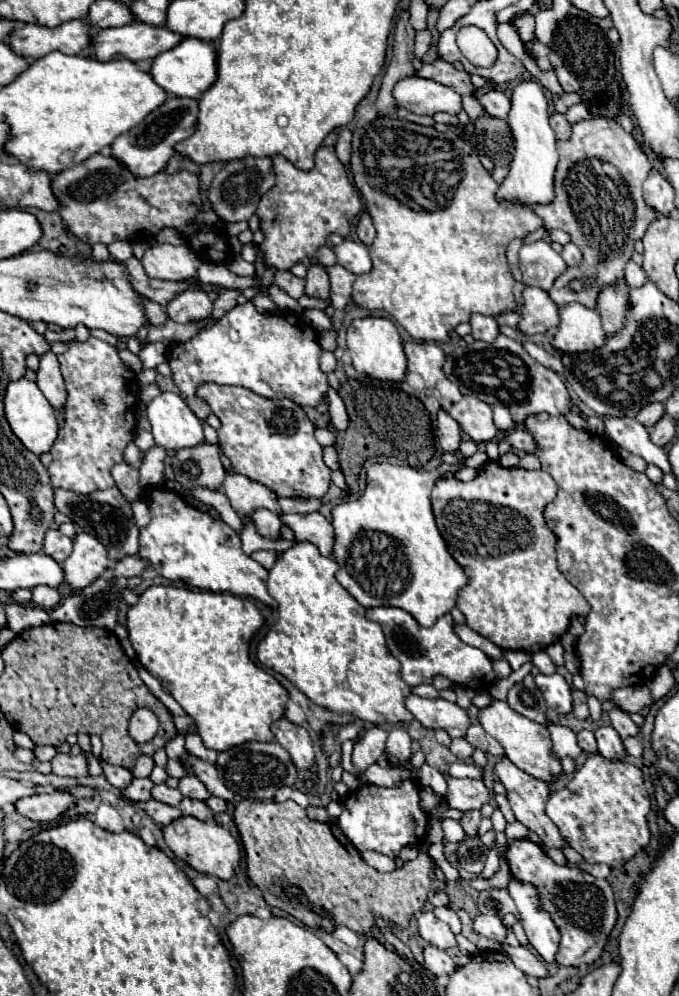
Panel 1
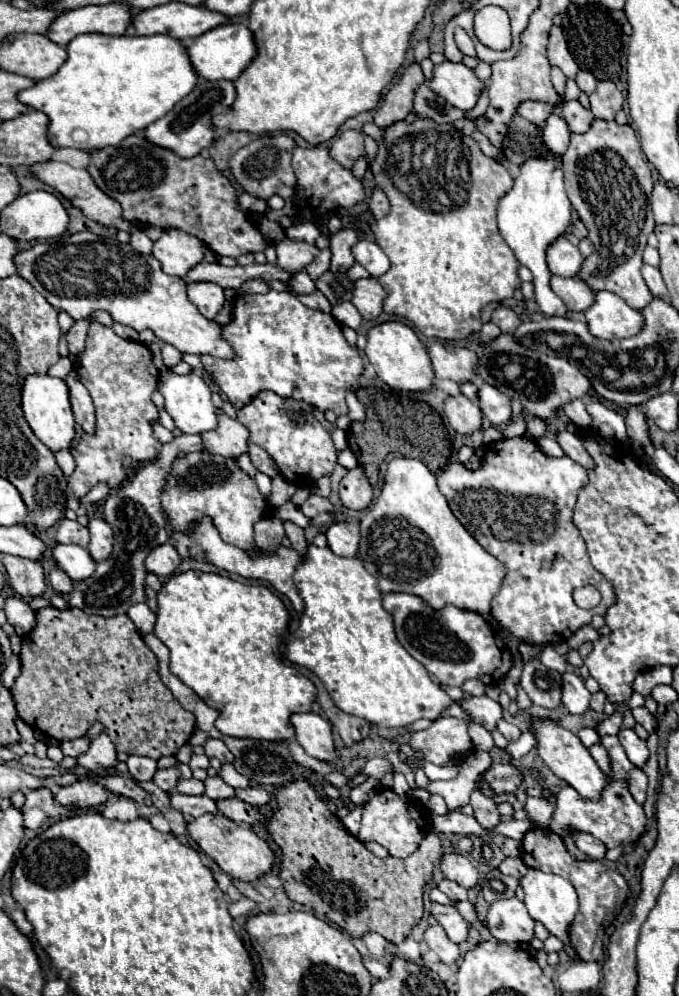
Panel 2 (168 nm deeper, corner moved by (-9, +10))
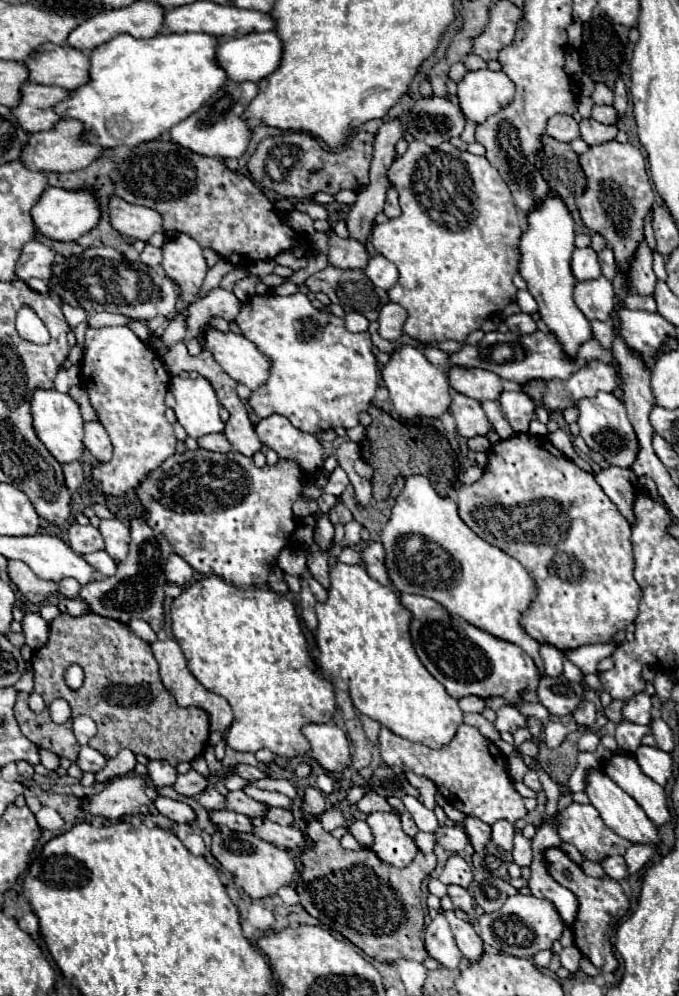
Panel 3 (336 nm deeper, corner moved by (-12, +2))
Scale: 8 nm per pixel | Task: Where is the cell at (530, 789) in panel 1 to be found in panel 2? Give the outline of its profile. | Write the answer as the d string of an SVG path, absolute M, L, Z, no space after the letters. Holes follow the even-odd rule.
M573 834L573 838L575 838L575 842L577 842L577 848L583 852L583 854L587 854L589 858L593 858L593 860L603 860L605 858L605 852L607 852L607 848L605 848L605 844L601 842L601 840L597 840L595 836L591 836L591 834Z

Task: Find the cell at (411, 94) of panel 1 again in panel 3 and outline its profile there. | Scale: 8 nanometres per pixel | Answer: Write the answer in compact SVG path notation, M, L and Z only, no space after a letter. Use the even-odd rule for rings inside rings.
M474 70L456 86L464 116L476 124L502 110L514 98L514 84L506 80L504 72Z

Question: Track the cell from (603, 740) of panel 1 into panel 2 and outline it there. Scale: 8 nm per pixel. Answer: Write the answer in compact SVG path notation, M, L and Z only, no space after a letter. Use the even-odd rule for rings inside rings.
M623 728L623 730L619 732L619 738L621 738L621 746L623 746L625 752L627 752L627 758L629 758L635 766L643 768L645 762L649 760L649 748L647 748L645 740L641 740L641 738L639 738L633 730L629 730L629 728Z

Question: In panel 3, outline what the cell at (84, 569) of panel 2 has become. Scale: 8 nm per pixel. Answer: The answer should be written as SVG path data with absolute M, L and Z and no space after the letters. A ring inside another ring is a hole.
M98 550L98 552L92 552L92 554L86 554L84 560L102 576L102 578L108 578L108 576L114 576L116 572L116 562L104 552L104 550Z

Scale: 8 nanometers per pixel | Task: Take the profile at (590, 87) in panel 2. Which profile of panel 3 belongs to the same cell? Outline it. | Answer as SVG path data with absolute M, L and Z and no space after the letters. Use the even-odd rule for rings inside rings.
M596 84L596 90L594 90L594 94L592 94L592 100L594 100L594 104L598 104L598 106L602 106L602 104L612 104L612 90L606 86L606 84Z

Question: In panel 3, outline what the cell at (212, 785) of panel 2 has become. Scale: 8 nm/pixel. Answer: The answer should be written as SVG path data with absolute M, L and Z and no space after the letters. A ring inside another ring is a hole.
M242 790L238 792L228 792L224 796L226 800L226 808L238 814L246 814L246 816L264 816L266 812L266 804L264 802L256 802L252 798L248 798Z

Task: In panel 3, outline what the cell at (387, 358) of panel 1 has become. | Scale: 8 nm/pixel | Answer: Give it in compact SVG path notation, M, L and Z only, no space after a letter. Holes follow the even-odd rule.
M400 344L392 354L388 364L382 366L382 380L390 392L390 400L394 404L394 410L402 418L416 418L416 416L442 416L450 406L450 384L446 380L446 370L438 368L428 362L422 350Z

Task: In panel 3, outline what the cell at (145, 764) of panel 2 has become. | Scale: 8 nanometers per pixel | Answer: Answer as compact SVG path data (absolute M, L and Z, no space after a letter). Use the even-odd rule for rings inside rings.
M156 760L156 762L148 762L148 778L152 780L152 784L156 788L160 786L172 786L176 780L178 772L174 766L166 764L164 760Z

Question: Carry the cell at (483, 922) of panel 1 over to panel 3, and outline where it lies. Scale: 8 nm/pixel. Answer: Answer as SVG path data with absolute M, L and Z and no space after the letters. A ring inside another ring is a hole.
M532 894L510 896L504 906L492 914L482 914L478 918L480 924L480 938L484 944L490 944L494 950L518 956L518 958L532 958L540 950L548 950L552 942L556 942L564 930L564 924L554 912L554 906L548 900L538 900Z

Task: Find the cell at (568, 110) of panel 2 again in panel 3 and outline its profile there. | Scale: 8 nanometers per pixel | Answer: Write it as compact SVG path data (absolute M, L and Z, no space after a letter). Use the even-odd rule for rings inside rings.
M582 118L582 122L580 122L580 138L590 146L602 144L606 140L614 140L616 132L618 132L616 126L604 126L604 124L596 122L594 118Z

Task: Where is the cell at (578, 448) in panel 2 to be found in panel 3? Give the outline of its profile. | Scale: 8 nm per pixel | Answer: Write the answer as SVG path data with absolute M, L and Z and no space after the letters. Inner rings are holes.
M610 466L606 470L594 472L594 478L602 486L606 496L622 512L622 516L628 522L632 522L632 518L634 518L632 516L632 500L634 500L634 492L636 492L636 484L638 484L638 478L634 476L634 472L630 472L626 468Z

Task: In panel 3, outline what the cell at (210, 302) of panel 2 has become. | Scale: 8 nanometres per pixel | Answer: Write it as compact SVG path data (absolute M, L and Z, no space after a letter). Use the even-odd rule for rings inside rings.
M214 288L210 292L206 292L206 296L198 296L188 304L188 336L186 338L194 338L196 330L200 326L207 325L212 318L220 316L224 320L234 320L236 314L240 312L240 300L222 288Z

